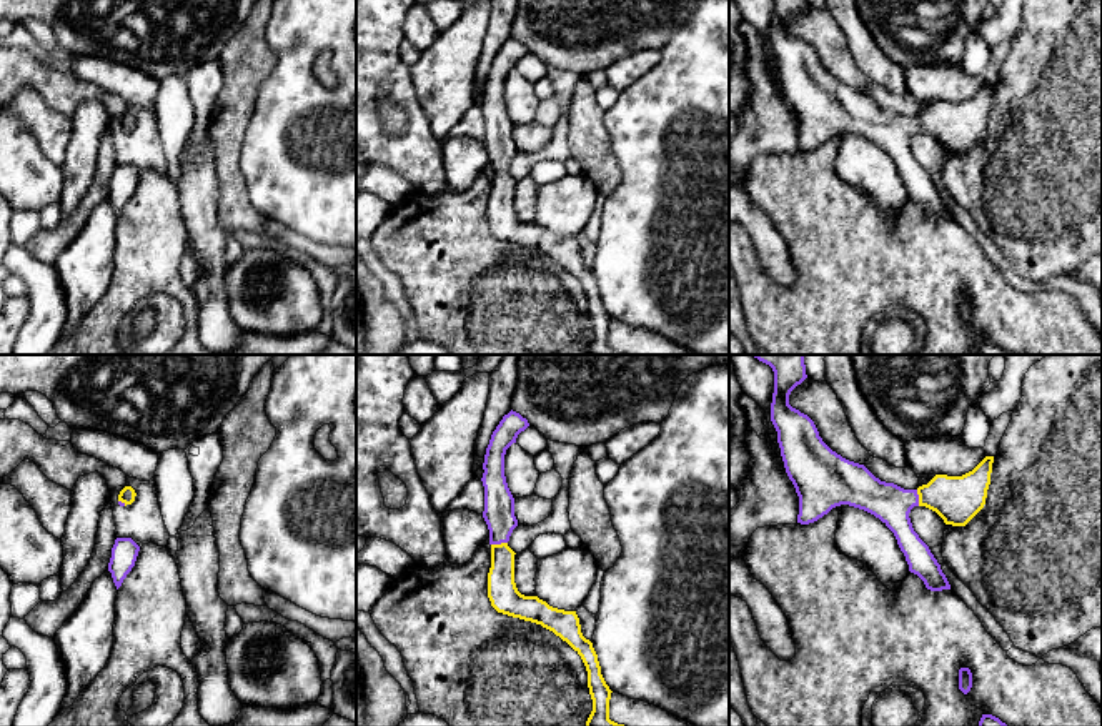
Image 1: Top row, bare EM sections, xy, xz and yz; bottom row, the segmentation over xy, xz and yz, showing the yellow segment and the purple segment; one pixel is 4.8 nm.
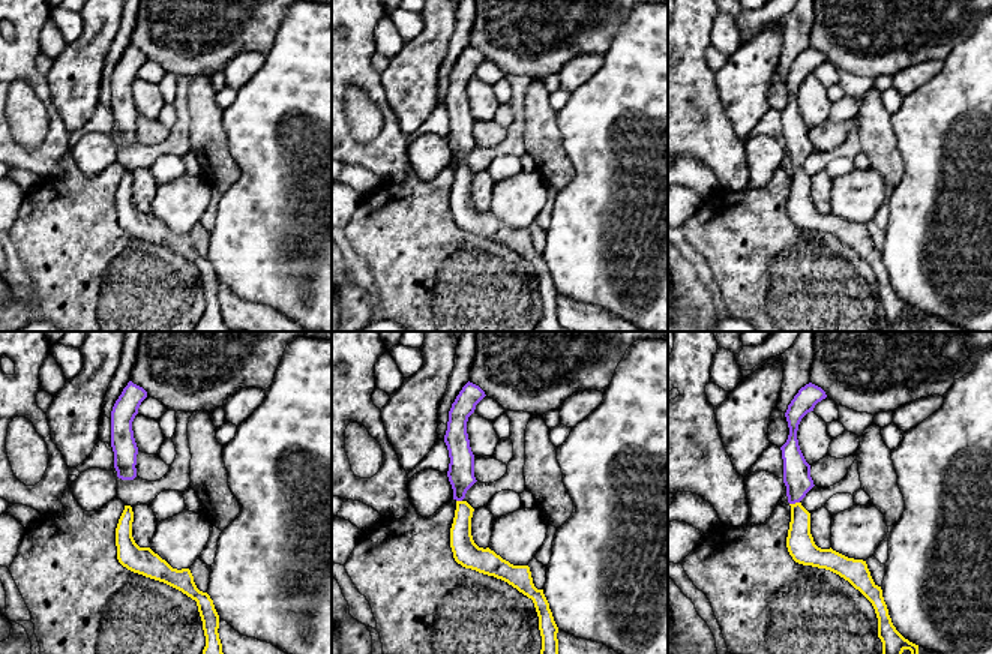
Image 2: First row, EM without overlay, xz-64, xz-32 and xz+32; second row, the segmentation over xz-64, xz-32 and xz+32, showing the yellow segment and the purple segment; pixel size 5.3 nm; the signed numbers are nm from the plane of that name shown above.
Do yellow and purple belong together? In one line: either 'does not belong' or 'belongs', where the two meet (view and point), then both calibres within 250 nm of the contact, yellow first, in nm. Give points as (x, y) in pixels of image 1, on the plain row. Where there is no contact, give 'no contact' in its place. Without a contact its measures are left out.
belongs; contact xz (498, 172); calibres 140 and 150 nm

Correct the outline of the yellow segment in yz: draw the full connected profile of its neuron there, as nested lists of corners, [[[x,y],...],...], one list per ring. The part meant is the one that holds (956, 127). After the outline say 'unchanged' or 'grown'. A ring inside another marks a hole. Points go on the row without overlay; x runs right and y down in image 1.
[[[774,0],[771,30],[771,48],[777,58],[784,95],[799,123],[797,150],[814,150],[841,132],[864,137],[879,145],[894,160],[909,191],[909,198],[917,201],[927,216],[951,216],[941,191],[914,158],[909,140],[914,133],[926,133],[936,138],[946,152],[965,153],[985,132],[994,83],[985,83],[972,98],[962,103],[936,102],[927,112],[917,117],[904,117],[894,110],[881,108],[864,92],[849,88],[832,78],[819,63],[814,48],[789,32],[791,18],[806,5],[806,0]]]; grown

